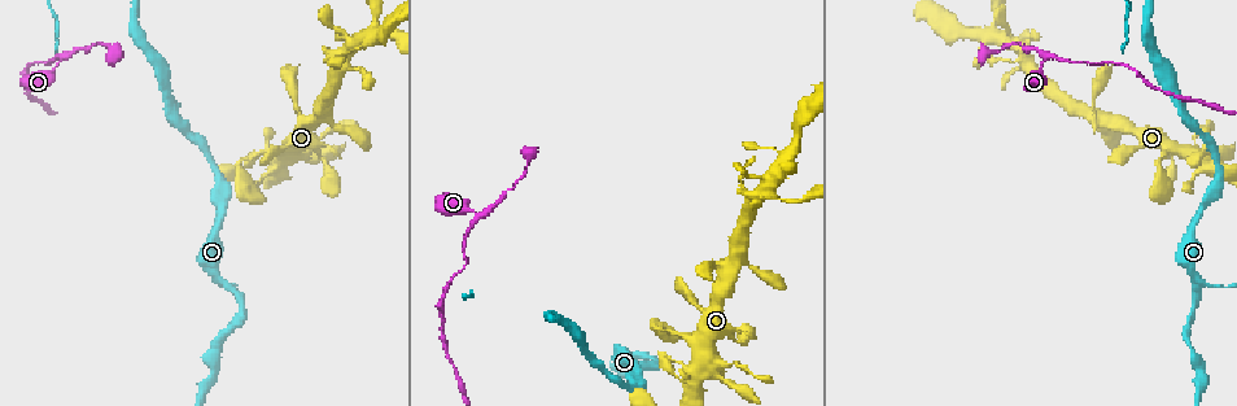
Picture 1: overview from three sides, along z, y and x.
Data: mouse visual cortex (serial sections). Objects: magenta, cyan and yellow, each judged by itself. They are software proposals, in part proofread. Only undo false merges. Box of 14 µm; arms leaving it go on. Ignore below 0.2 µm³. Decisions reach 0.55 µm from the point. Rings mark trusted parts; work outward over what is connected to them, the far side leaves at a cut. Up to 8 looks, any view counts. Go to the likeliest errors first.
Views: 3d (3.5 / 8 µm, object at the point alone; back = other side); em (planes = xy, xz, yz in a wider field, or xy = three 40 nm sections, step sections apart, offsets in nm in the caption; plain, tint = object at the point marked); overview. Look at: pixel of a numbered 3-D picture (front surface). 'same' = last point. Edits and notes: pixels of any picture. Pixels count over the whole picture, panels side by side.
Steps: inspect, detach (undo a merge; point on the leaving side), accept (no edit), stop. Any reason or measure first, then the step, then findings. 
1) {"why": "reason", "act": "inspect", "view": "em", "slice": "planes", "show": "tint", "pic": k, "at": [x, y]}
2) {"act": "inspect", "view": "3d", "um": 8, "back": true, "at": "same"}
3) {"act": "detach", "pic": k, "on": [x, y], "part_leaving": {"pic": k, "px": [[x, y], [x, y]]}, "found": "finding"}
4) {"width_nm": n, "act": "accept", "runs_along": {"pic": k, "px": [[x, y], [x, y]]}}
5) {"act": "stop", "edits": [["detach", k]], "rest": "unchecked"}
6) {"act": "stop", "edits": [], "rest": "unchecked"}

{"why": "sudden change in width", "act": "inspect", "view": "3d", "um": 3.5, "pic": 1, "at": [59, 62]}

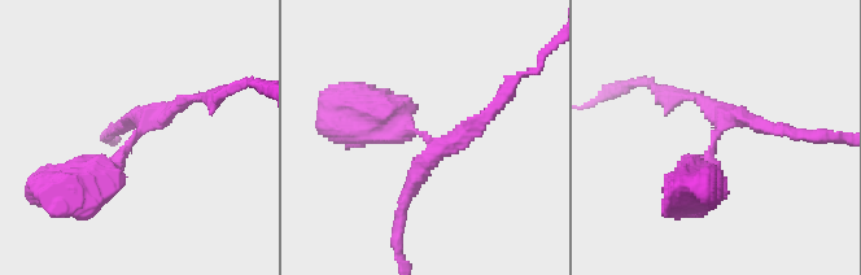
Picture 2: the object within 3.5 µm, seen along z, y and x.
{"act": "inspect", "view": "em", "slice": "xy", "step": 5, "show": "tint", "pic": 2, "at": [135, 137]}

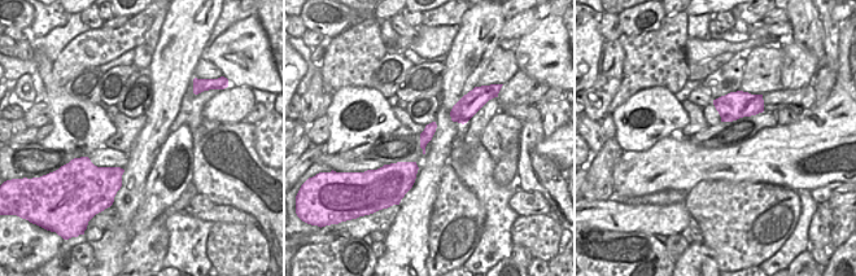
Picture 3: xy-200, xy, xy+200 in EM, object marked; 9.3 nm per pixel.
{"width_nm": 120, "act": "accept", "runs_along": {"pic": 2, "px": [[77, 191], [152, 114], [196, 99]]}, "found": "all the same cell"}

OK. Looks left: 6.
{"why": "branch point", "act": "inspect", "view": "3d", "um": 3.5, "back": true, "pic": 1, "at": [219, 279]}

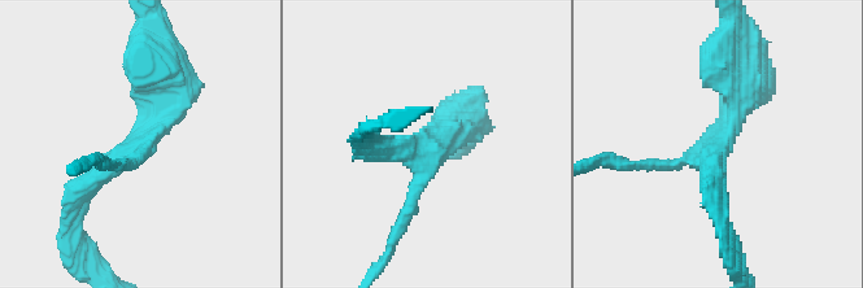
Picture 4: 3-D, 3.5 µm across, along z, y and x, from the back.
{"arms": 3, "arm_widths_nm": [150, 250, 500], "why": "now the EM", "act": "inspect", "view": "em", "slice": "xy", "step": 5, "show": "tint", "pic": 4, "at": [717, 146]}

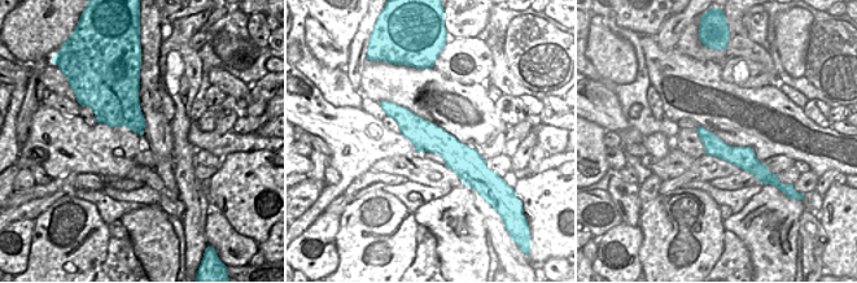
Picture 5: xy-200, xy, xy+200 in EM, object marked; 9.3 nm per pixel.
{"act": "accept", "runs_along": {"pic": 4, "px": [[158, 66], [158, 122], [70, 205]]}, "found": "all the same cell"}

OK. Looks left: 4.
{"why": "thin arm on a thick one", "act": "inspect", "view": "3d", "um": 3.5, "pic": 1, "at": [344, 50]}

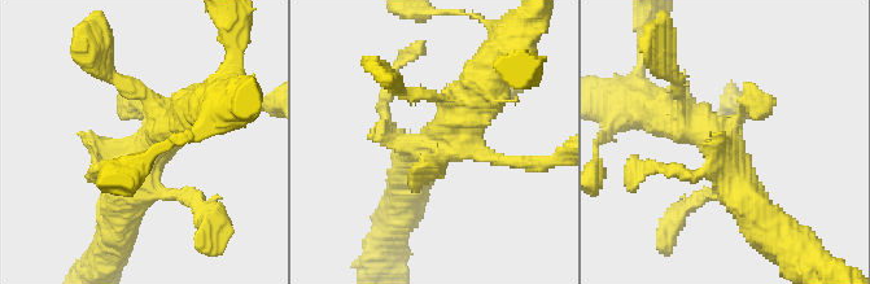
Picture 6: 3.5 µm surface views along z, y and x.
{"act": "inspect", "view": "em", "slice": "planes", "show": "tint", "pic": 6, "at": [154, 142]}

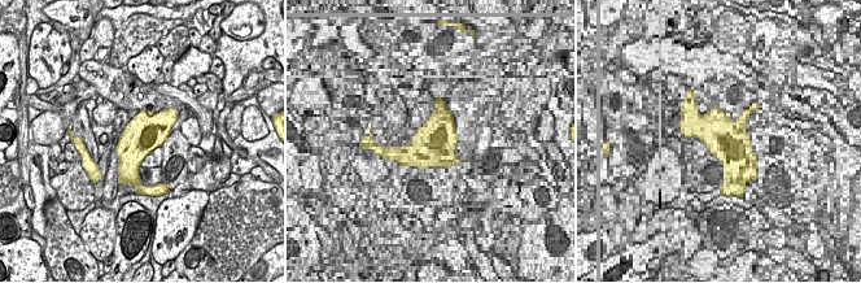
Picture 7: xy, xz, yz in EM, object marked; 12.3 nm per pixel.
{"act": "accept", "found": "all the same cell"}

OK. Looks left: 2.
{"act": "stop", "edits": [], "rest": "unchecked"}

